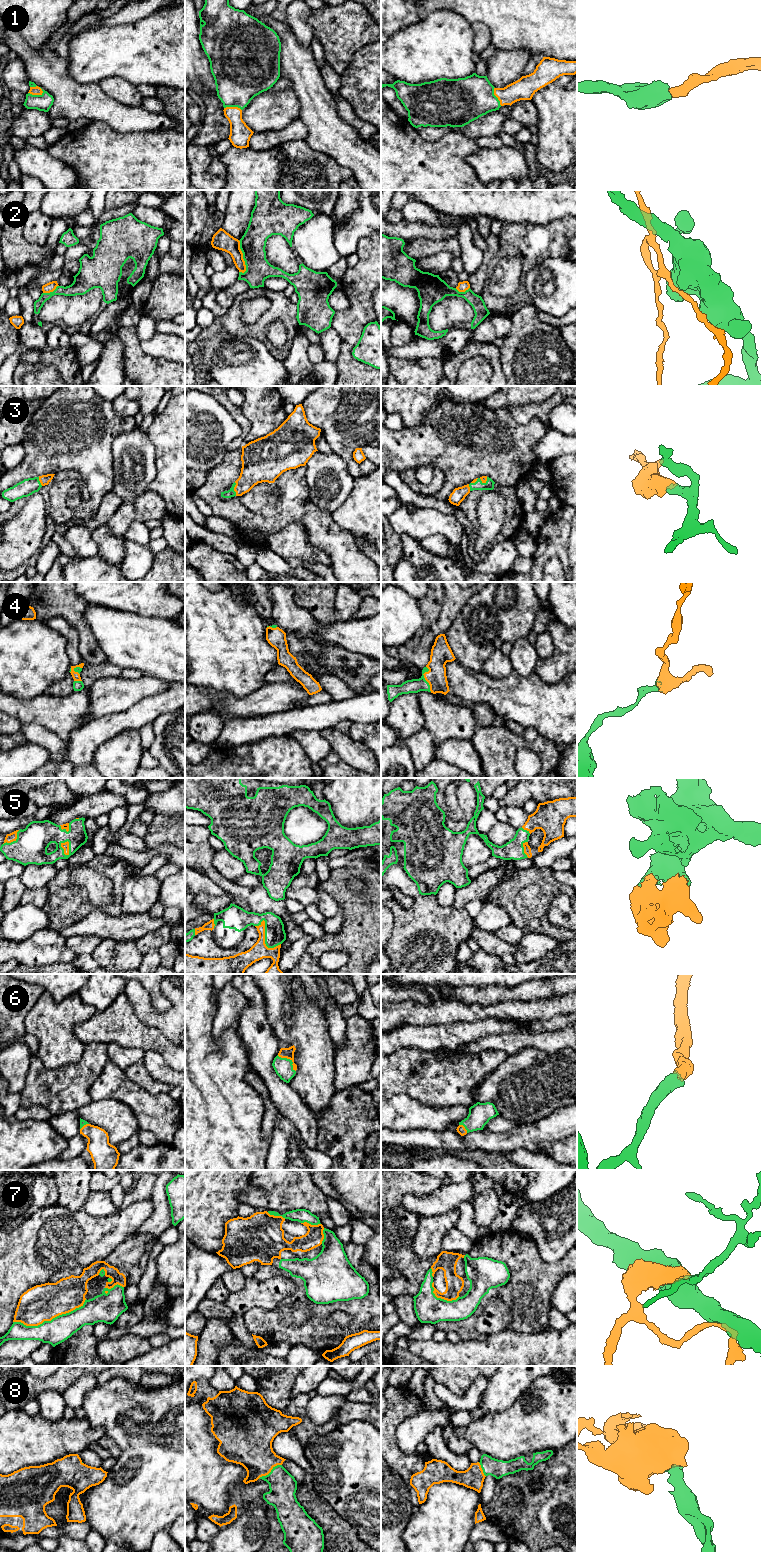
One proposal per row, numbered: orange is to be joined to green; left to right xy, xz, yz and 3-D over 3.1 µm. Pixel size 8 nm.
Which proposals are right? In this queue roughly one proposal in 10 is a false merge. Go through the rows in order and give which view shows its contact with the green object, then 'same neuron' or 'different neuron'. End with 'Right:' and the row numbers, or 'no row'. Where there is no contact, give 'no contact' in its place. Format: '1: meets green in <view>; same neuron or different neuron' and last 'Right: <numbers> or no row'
1: meets green in xy; same neuron
2: meets green in xz; different neuron
3: meets green in xz; same neuron
4: meets green in yz; same neuron
5: meets green in xz; same neuron
6: meets green in xz; same neuron
7: meets green in xy; same neuron
8: meets green in xz; same neuron
Right: 1, 3, 4, 5, 6, 7, 8

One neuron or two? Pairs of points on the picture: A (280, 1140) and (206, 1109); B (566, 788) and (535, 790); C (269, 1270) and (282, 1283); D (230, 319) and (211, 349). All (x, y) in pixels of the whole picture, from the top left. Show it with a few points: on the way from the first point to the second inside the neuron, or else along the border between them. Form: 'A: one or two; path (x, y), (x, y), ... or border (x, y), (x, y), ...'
A: two; border (269, 1142), (265, 1159)
B: one; path (558, 788), (543, 788)
C: two; border (275, 1275), (290, 1276)
D: two; border (221, 330), (232, 336), (245, 337)

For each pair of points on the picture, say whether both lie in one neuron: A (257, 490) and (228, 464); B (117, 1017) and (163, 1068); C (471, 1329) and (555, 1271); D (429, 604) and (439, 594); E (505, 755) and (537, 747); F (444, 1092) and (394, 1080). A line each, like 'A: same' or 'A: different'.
A: different
B: different
C: same
D: same
E: same
F: same

